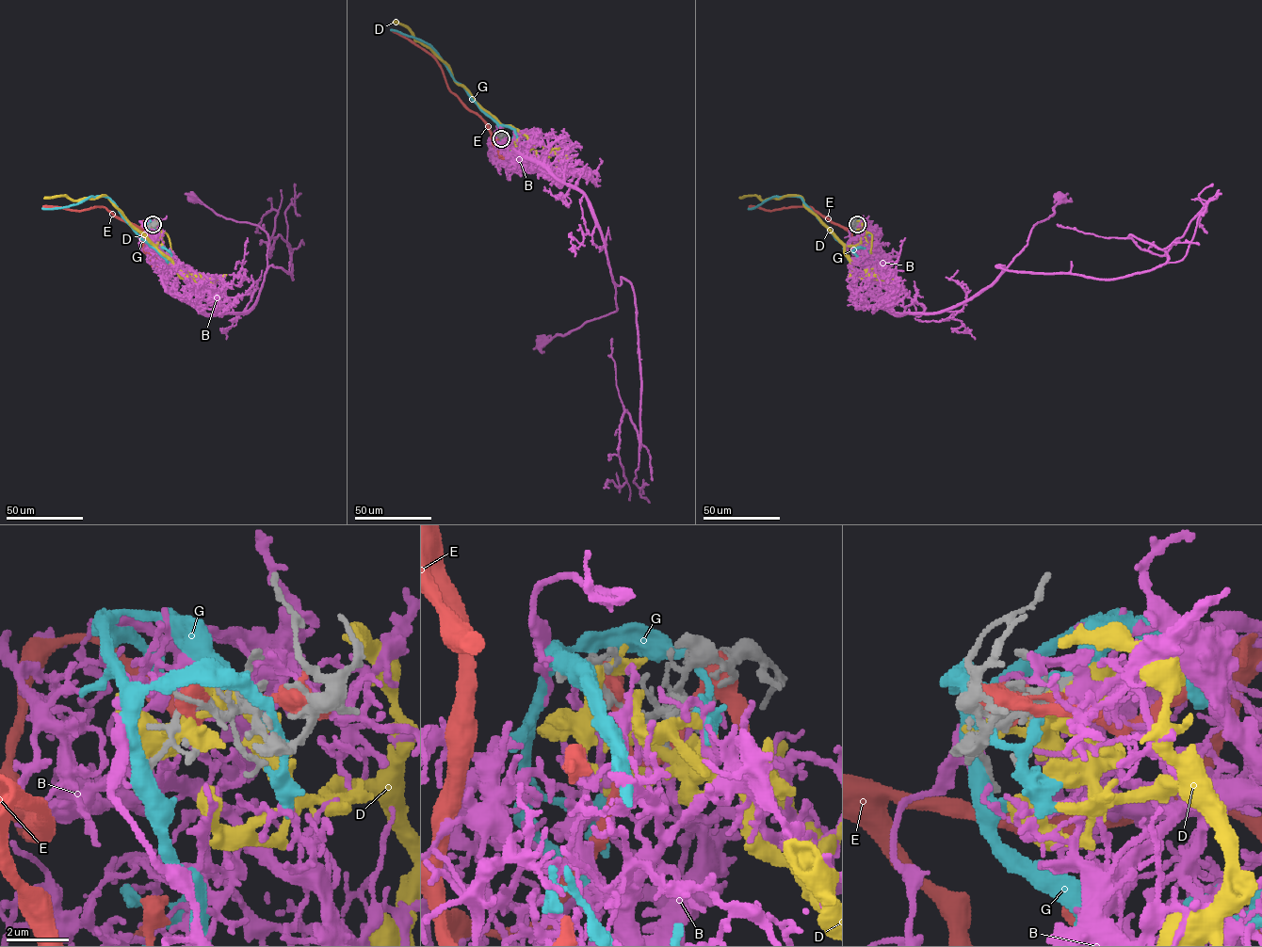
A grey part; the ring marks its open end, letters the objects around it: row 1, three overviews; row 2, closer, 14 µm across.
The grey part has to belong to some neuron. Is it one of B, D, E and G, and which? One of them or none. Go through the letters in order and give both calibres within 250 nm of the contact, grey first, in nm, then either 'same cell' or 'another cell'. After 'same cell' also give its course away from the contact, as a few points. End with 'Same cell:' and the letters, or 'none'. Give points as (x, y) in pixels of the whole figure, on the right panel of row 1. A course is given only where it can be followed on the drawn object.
B: 170 nm thick on the grey side, 320 nm on the other; same cell; it runs (857, 224), (874, 233), (882, 255), (871, 291), (893, 312), (931, 313), (986, 288), (1060, 198)
D: 280 nm thick on the grey side, 440 nm on the other; another cell
E: 160 nm thick on the grey side, 240 nm on the other; another cell
G: 130 nm thick on the grey side, 420 nm on the other; another cell
Same cell: B

